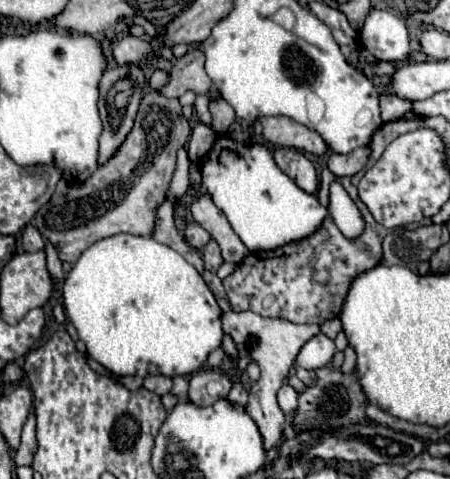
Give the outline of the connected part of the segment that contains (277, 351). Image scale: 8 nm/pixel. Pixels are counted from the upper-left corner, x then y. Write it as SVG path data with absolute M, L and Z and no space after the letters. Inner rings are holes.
M229 310L223 314L221 320L223 320L223 332L231 336L235 344L243 344L249 350L249 356L261 368L261 378L249 390L251 396L247 402L247 412L257 422L265 442L265 450L269 450L271 446L277 446L281 442L281 430L285 424L285 416L277 404L277 390L283 386L289 370L293 368L293 362L301 346L309 338L317 336L321 328L319 324L295 324L283 318L263 318L263 316L255 316L255 312L249 312L249 310L243 310L243 312Z

